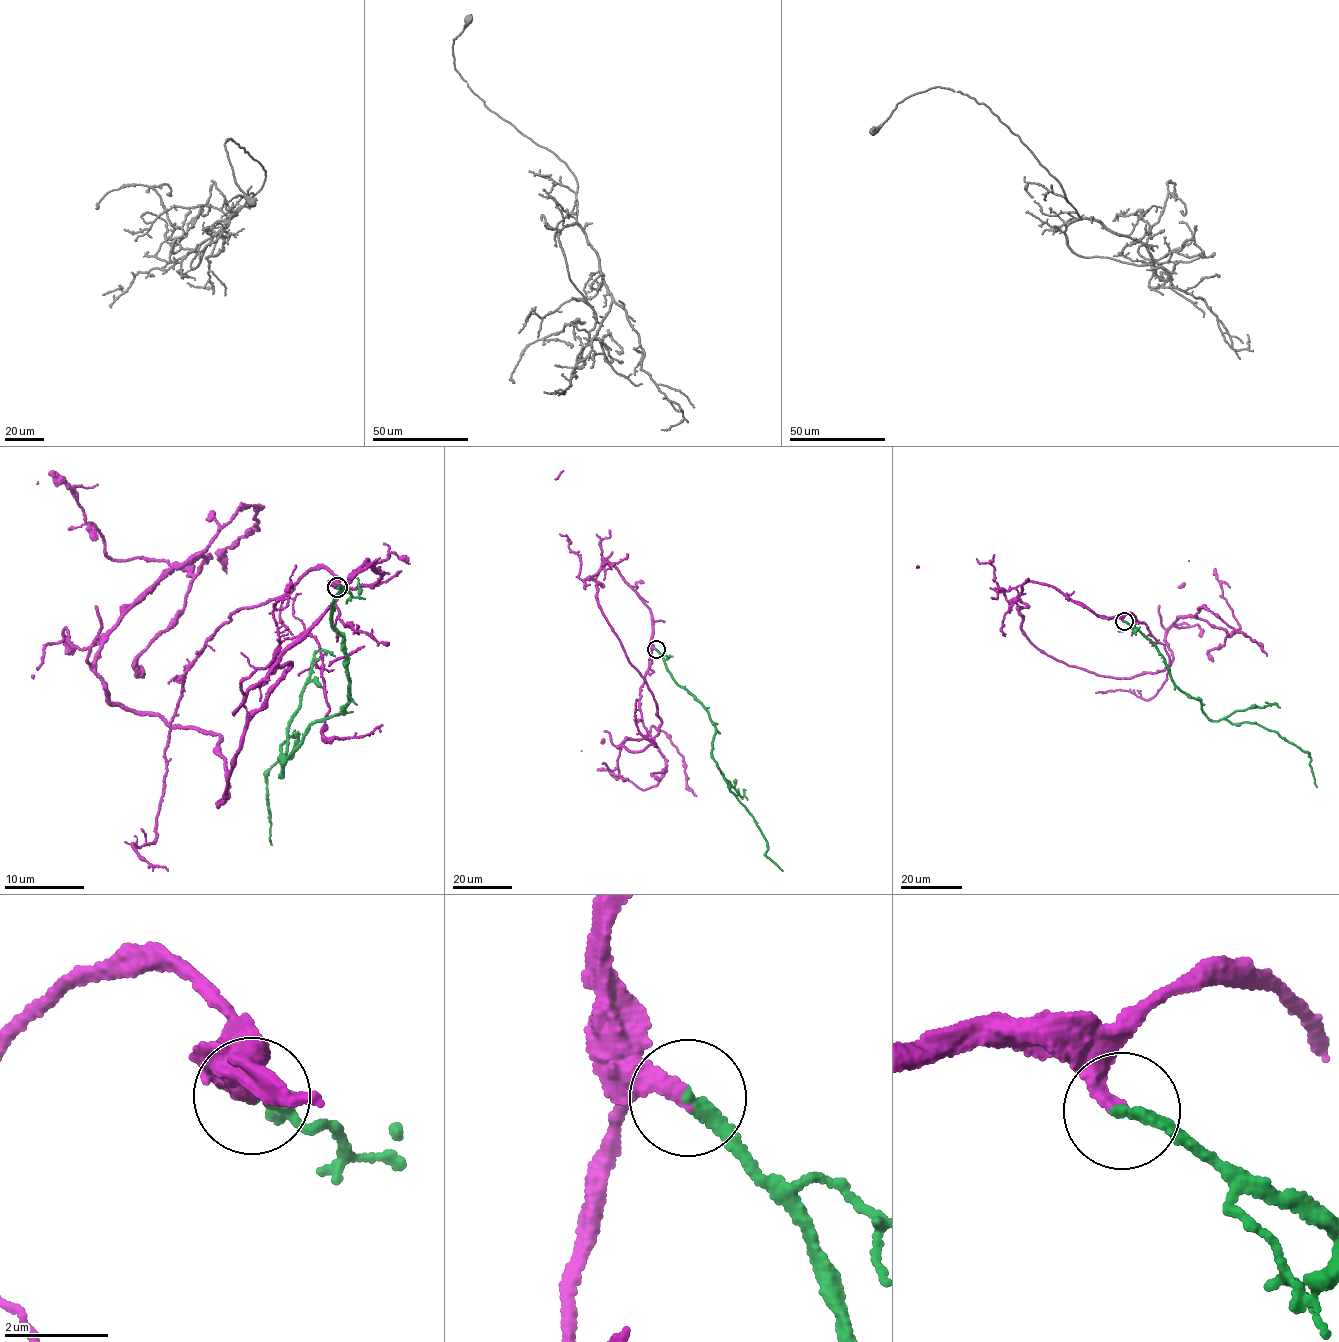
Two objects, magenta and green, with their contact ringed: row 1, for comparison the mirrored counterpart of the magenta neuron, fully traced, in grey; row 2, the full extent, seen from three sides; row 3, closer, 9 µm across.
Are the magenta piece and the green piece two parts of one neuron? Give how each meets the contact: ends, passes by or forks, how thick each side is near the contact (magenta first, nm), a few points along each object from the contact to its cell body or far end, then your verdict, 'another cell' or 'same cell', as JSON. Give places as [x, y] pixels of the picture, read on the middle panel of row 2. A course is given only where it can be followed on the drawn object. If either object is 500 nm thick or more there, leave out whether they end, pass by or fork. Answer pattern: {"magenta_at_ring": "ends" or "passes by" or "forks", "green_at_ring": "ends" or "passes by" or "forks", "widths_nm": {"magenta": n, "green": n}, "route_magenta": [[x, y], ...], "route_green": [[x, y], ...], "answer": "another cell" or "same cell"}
{"magenta_at_ring": "ends", "green_at_ring": "ends", "widths_nm": {"magenta": 280, "green": 240}, "route_magenta": [[655, 649], [639, 701], [652, 740], [642, 750], [617, 745], [646, 738], [665, 773], [641, 789], [581, 750]], "route_green": [[655, 649], [674, 680], [702, 704], [714, 726], [711, 753], [718, 769], [767, 842], [766, 856], [783, 870]], "answer": "same cell"}

